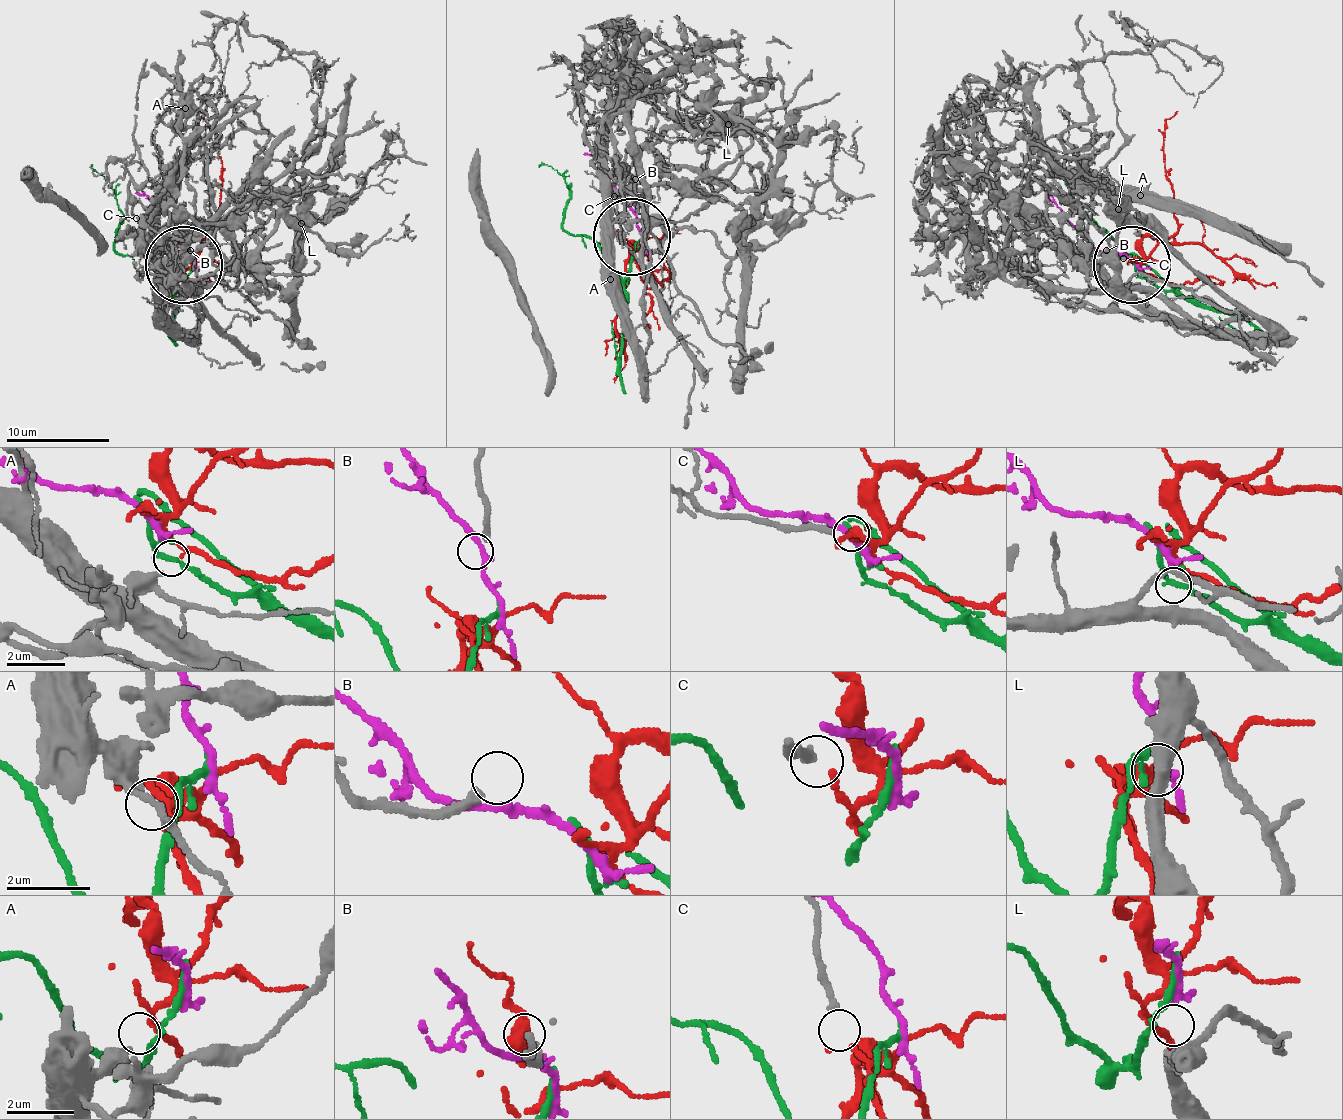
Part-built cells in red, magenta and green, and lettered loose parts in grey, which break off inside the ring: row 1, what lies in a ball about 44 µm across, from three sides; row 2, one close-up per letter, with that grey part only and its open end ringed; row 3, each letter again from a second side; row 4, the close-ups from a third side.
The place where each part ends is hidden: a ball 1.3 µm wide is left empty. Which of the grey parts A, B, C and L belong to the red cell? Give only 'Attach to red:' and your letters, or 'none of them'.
Attach to red: A

